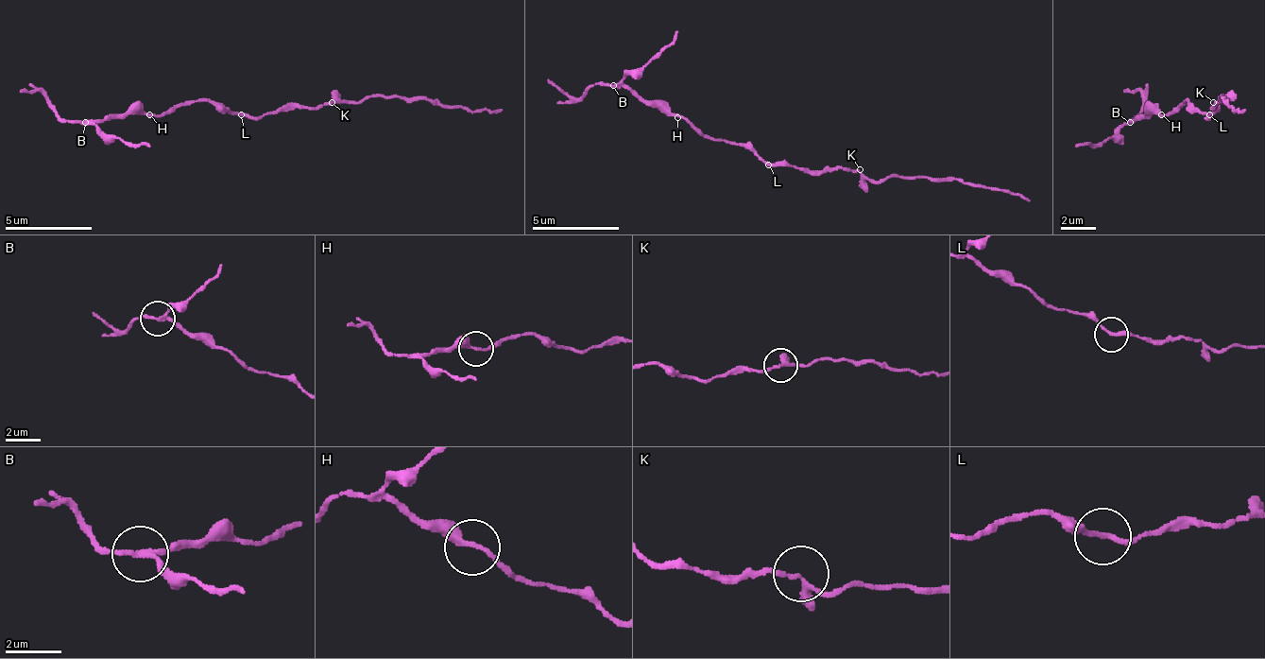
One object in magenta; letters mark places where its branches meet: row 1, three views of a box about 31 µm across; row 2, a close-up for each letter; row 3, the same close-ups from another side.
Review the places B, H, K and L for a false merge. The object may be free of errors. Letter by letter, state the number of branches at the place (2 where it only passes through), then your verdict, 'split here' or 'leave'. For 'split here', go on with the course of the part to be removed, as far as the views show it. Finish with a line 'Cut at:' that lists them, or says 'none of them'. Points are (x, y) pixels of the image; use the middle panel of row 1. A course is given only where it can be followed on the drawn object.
B: branches 3; split here; course (612, 86), (659, 52), (677, 30)
H: branches 2; leave
K: branches 3; leave
L: branches 2; leave
Cut at: B

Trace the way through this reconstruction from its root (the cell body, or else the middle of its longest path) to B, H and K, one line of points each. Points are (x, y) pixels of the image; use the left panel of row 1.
B: (241, 114), (228, 114), (210, 102), (179, 102), (158, 114), (106, 114), (97, 124), (84, 124)
H: (241, 114), (228, 114), (210, 102), (179, 102), (158, 114), (149, 114)
K: (241, 114), (263, 119), (266, 114), (275, 114), (284, 106), (328, 106), (332, 102)

